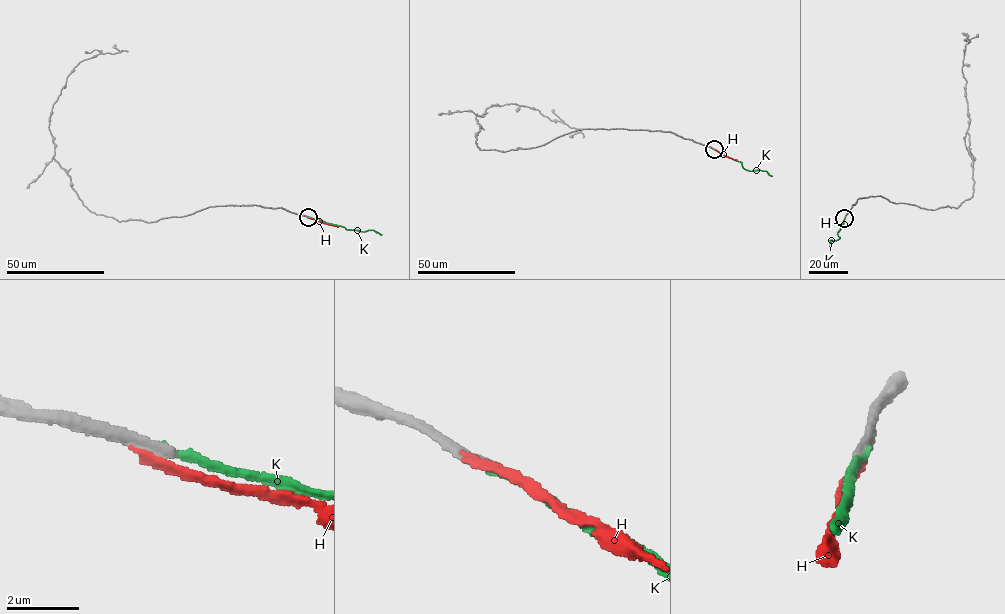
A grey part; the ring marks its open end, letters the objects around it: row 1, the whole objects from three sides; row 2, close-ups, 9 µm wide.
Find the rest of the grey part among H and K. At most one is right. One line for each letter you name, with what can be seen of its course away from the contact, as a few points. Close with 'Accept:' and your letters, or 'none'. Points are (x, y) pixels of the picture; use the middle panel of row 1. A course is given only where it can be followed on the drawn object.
Accept: none

